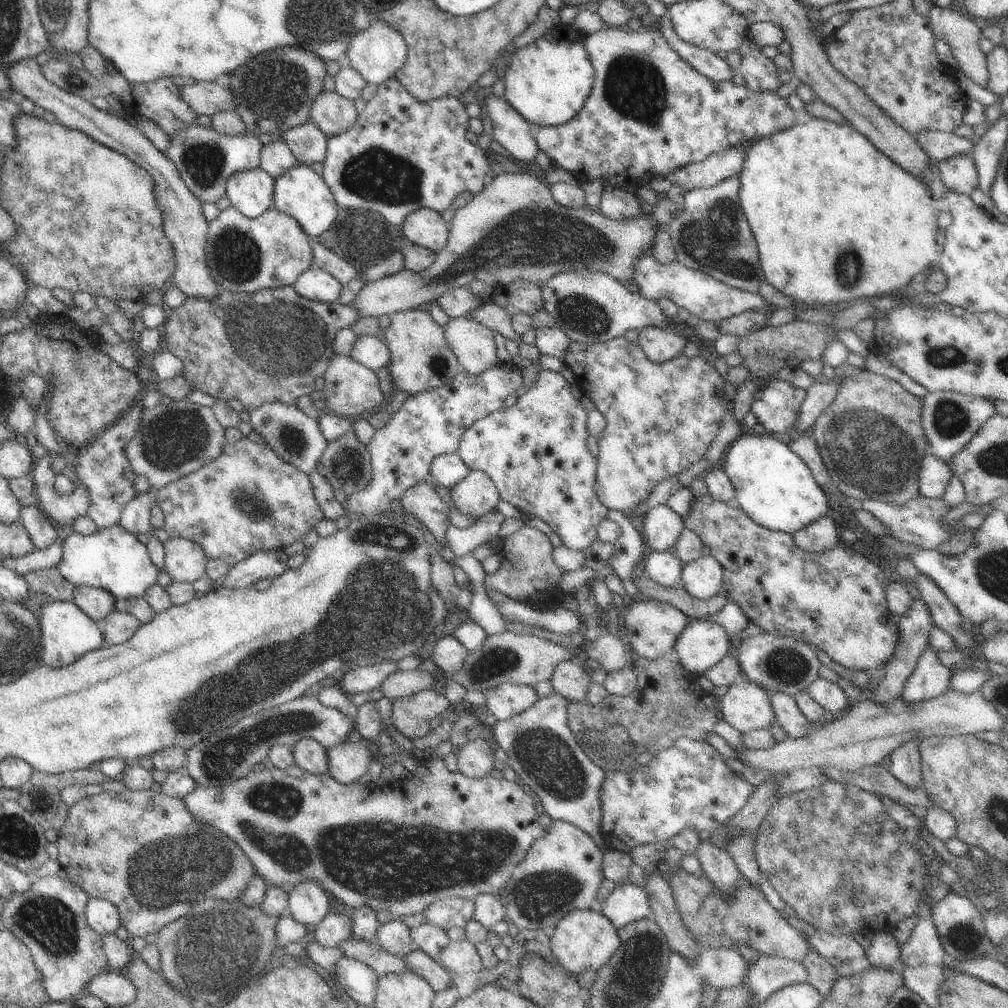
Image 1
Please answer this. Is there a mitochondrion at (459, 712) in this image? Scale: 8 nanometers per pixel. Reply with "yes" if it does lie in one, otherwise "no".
no

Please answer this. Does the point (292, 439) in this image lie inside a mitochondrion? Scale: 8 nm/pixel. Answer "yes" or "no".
yes

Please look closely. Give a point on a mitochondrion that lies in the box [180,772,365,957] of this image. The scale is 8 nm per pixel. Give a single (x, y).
(284, 800)

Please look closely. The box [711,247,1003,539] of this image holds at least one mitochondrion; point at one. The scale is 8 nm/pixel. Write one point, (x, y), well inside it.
(869, 449)

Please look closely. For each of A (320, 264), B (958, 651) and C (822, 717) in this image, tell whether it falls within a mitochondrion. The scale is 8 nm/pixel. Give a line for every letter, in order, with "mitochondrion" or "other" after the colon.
A: other
B: other
C: other

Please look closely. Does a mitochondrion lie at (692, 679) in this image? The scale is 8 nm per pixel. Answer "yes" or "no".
no

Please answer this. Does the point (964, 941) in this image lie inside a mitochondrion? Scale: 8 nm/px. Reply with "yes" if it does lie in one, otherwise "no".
yes

